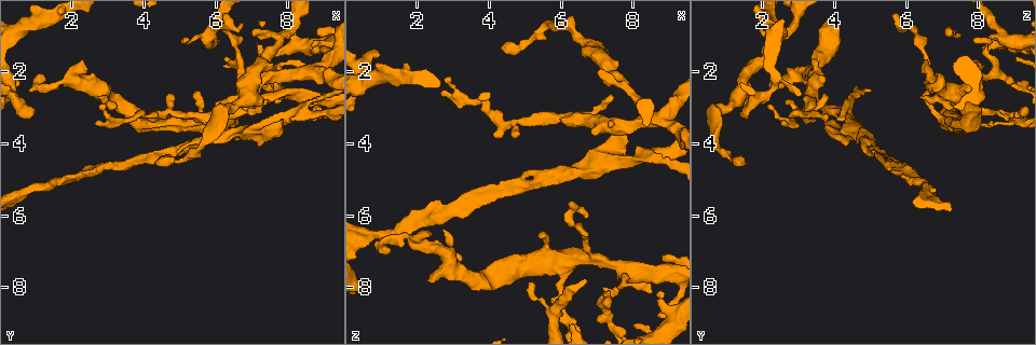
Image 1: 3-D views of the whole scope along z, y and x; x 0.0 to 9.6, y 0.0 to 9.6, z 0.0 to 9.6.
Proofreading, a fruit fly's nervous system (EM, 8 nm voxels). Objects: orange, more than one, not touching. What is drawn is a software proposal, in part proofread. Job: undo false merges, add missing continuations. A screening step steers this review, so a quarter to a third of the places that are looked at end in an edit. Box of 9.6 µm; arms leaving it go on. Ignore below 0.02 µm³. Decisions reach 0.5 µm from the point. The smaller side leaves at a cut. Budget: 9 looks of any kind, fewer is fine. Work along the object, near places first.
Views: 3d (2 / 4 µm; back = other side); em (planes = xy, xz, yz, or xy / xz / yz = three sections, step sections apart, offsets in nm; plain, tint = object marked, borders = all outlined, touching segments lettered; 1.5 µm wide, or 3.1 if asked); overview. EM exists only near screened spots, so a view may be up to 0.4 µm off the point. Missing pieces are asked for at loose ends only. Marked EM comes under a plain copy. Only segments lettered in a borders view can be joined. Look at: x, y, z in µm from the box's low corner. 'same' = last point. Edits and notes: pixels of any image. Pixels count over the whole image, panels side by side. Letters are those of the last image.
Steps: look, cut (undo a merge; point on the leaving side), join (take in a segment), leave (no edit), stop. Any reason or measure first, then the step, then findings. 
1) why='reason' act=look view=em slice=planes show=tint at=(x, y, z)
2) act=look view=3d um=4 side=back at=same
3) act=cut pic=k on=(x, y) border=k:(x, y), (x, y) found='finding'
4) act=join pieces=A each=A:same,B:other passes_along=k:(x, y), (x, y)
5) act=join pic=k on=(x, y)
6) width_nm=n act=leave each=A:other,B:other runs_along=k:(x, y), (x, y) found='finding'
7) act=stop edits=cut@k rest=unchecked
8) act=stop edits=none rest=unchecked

why='thin end' act=look view=3d um=2 at=(7.45, 2.80, 2.70)

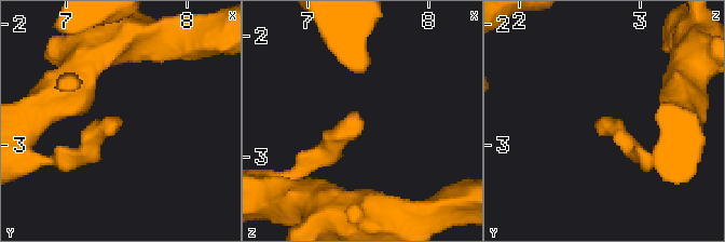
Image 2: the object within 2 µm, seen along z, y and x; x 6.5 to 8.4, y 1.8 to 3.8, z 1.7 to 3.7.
act=look view=em slice=planes show=borders at=(7.46, 2.82, 2.76)

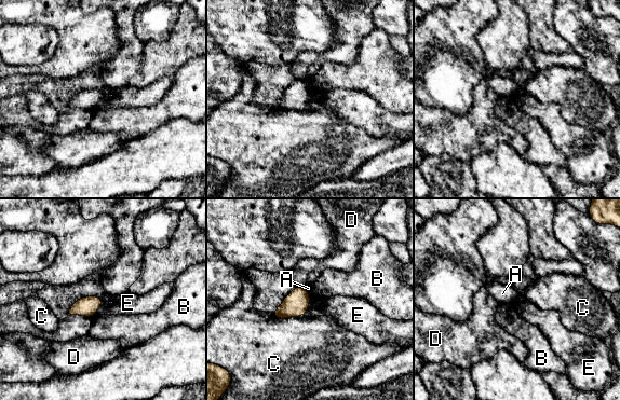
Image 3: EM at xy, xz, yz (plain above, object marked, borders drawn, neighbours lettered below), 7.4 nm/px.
act=leave each=A:other,B:other,C:other,D:other,E:other border=3:(103, 298), (103, 303), (94, 315) found='no lettered segment goes on from it'

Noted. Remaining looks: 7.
why='narrows sharply' act=look view=3d um=4 side=back at=(9.05, 1.85, 3.40)

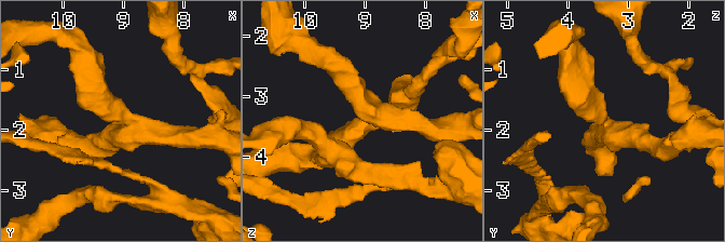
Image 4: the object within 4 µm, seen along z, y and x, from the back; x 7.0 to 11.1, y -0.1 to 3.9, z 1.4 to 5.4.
why='need the tissue' act=look view=em slice=planes show=borders at=(9.05, 1.80, 3.40)

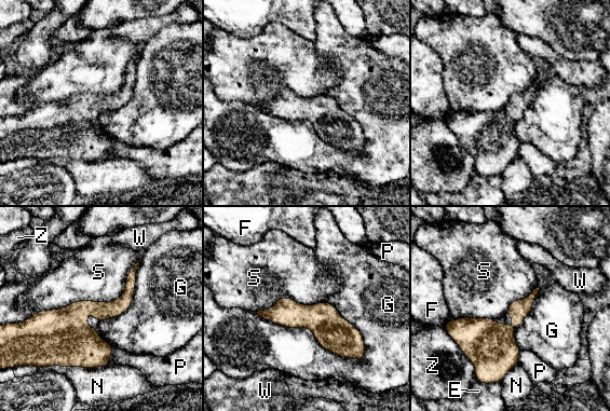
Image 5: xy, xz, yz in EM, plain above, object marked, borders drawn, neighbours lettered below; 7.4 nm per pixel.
width_nm=140 act=leave each=E:other,F:other,G:other,N:other,P:other,S:other,W:other,Z:other runs_along=5:(261, 313), (321, 318), (360, 356) found='one cell here'

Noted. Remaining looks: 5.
why='calibre changes' act=look view=em slice=yz step=4 show=borders at=(8.30, 3.15, 4.35)

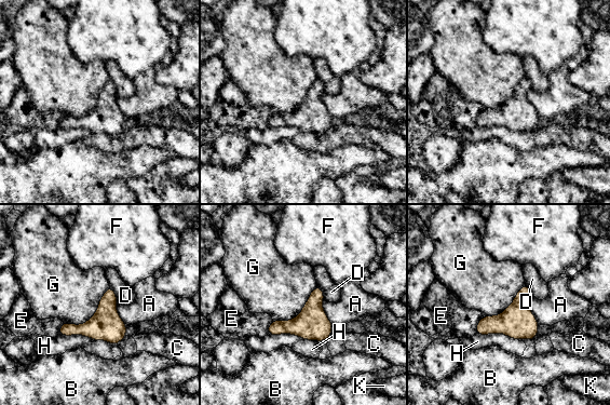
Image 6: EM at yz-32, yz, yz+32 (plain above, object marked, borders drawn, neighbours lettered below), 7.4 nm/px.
act=look view=em slice=planes show=borders at=same

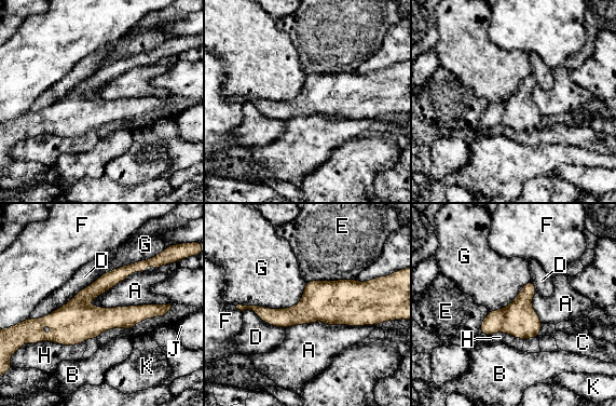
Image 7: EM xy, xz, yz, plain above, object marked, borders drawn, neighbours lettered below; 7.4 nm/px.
width_nm=200 act=leave each=A:other,B:other,C:other,D:other,E:other,F:other,G:other,H:other,J:other,K:other border=7:(306, 282), (290, 307), (235, 306) found='all the same cell'

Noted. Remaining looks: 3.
why='free end' act=look view=em slice=yz step=8 show=tint at=(7.15, 1.25, 8.15)

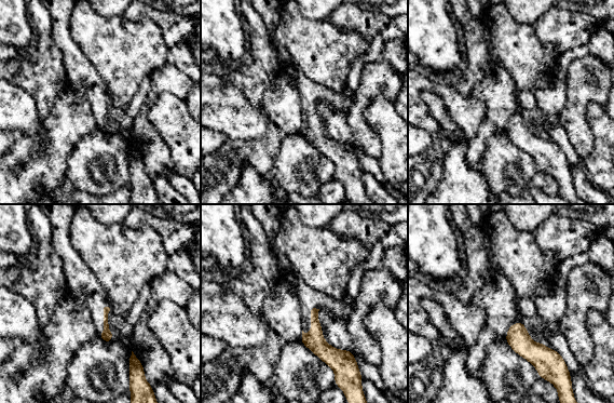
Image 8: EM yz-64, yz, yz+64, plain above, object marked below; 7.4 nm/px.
why='cut it another way' act=look view=em slice=planes show=borders at=same

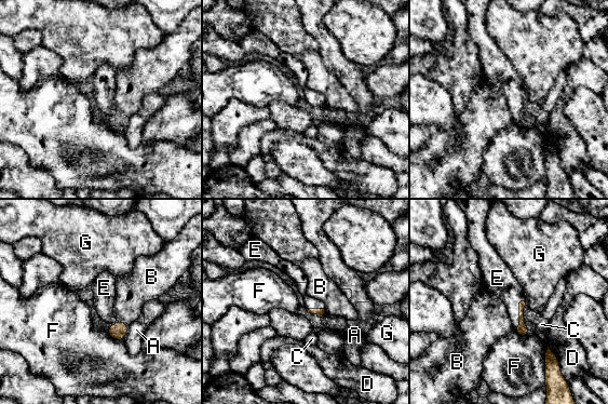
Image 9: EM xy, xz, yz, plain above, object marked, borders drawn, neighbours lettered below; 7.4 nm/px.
act=join pieces=E each=A:other,B:other,C:other,D:other,E:same,F:other,G:other passes_along=9:(523, 331), (519, 314), (503, 285) found='the cell continues'

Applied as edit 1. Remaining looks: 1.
act=stop edits=join@9 rest=unchecked

